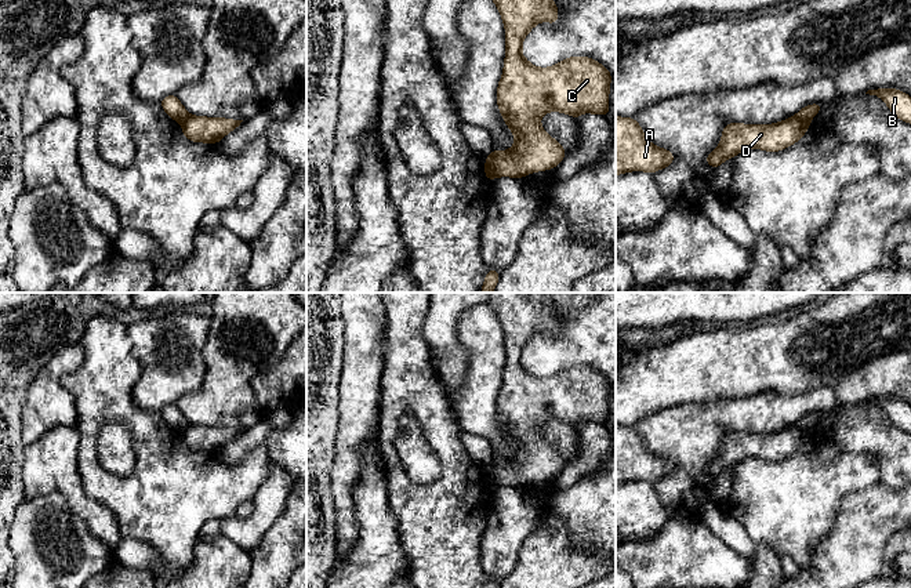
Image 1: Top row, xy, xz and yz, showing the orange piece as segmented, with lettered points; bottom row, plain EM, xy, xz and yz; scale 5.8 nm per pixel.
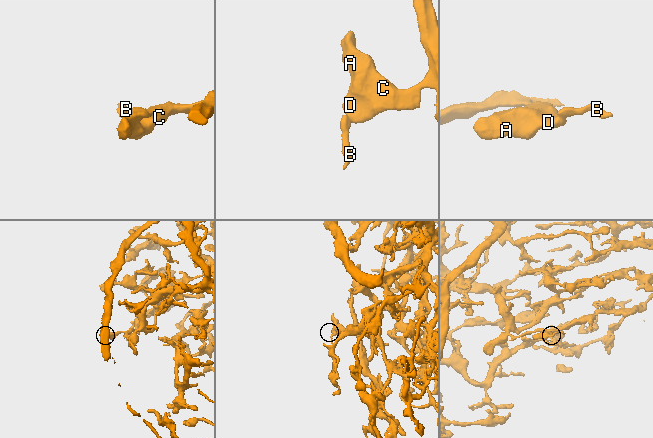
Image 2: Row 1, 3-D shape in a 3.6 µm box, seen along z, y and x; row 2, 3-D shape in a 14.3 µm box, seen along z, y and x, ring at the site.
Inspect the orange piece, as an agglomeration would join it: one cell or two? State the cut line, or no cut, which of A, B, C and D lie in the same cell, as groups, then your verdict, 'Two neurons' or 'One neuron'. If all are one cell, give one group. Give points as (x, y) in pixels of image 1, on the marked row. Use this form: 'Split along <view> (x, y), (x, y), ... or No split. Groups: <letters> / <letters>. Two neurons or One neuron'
Split along xz (486, 158), (494, 177). Groups: A C D / B. Two neurons

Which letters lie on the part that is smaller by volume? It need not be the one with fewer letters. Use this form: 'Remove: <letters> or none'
Remove: B

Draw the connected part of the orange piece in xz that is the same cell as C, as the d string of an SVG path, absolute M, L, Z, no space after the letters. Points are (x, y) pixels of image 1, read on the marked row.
M493 0L498 8L505 26L505 43L507 52L504 59L504 72L497 87L497 104L501 110L501 116L511 133L515 135L515 145L508 150L491 150L487 156L490 166L494 170L494 178L497 177L513 177L520 179L523 175L529 175L536 171L555 168L567 155L562 145L549 137L540 119L542 115L556 110L573 116L578 121L581 113L594 113L607 116L609 106L609 91L611 73L600 63L589 57L570 57L551 68L537 68L531 65L522 55L522 44L527 33L540 22L548 21L551 25L556 23L559 17L555 0Z

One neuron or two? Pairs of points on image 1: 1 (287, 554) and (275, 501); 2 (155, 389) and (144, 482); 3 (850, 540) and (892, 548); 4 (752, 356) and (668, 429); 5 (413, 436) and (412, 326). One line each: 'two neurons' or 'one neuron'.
1: two neurons
2: two neurons
3: two neurons
4: two neurons
5: two neurons

